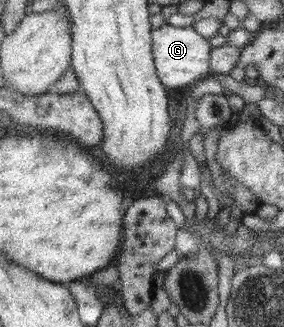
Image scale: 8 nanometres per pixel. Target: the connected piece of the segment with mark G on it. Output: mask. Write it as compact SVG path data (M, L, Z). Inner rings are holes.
M167 23L158 28L151 29L152 54L156 67L156 74L160 82L169 91L176 91L183 86L196 83L209 76L210 70L210 45L208 39L198 35L192 26L174 27Z

